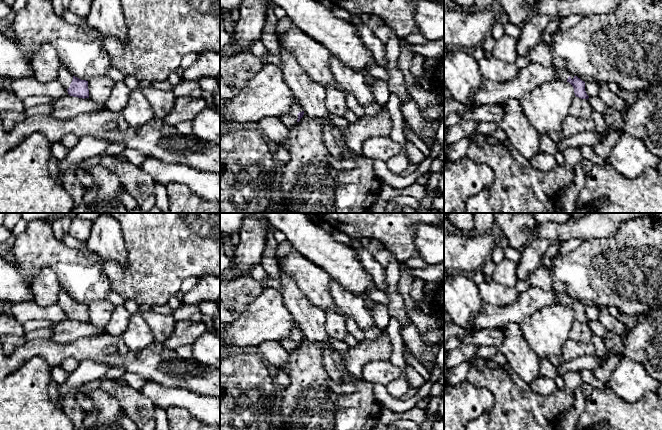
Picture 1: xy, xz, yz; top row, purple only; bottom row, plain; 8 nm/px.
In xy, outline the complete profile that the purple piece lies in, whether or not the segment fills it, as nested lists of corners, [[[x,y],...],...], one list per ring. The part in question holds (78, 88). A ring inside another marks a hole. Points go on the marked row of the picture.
[[[62,63],[60,64],[57,80],[67,88],[70,96],[89,98],[88,81],[73,76]]]

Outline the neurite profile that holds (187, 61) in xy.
[[[188,53],[182,58],[180,66],[185,70],[190,66],[192,66],[192,64],[195,62],[196,59],[197,59],[197,54]]]

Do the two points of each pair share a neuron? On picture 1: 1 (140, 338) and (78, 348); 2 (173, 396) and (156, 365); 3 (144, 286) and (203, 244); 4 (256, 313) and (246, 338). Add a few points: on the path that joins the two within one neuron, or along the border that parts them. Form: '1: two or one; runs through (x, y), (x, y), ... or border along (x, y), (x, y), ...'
1: two; border along (120, 336), (130, 349), (143, 349), (147, 347)
2: two; border along (147, 379), (166, 386), (182, 387), (191, 391)
3: one; runs through (159, 271), (188, 244)
4: one; runs through (256, 319), (256, 324), (248, 332)

